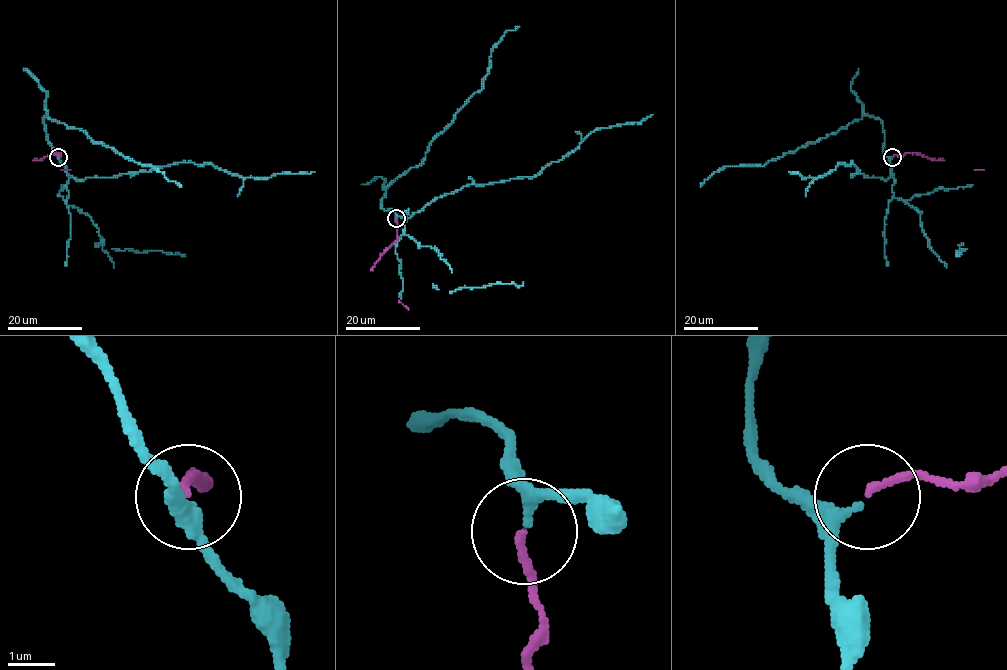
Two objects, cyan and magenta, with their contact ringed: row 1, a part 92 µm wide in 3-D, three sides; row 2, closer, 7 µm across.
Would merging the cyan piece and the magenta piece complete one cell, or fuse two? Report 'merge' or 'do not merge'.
merge

